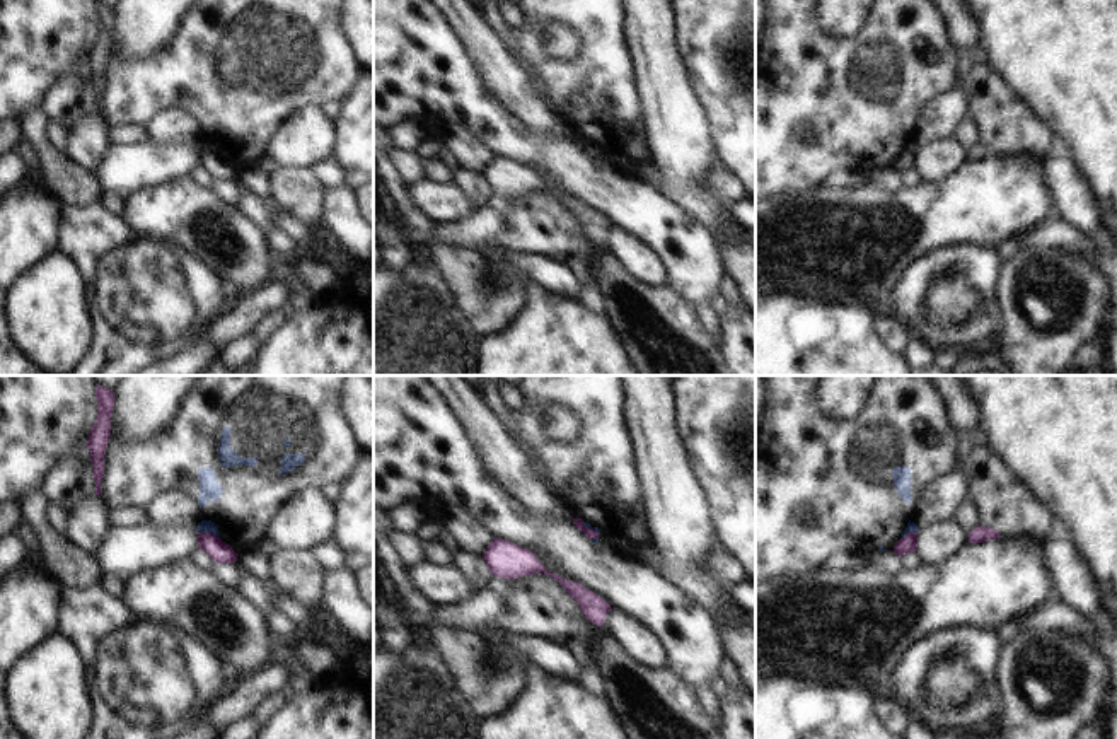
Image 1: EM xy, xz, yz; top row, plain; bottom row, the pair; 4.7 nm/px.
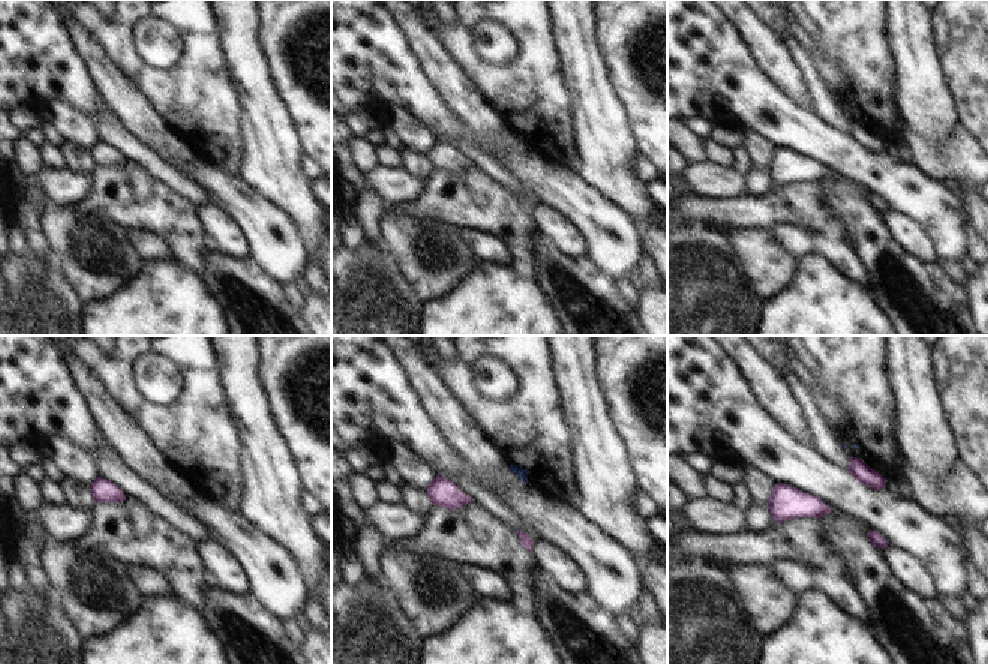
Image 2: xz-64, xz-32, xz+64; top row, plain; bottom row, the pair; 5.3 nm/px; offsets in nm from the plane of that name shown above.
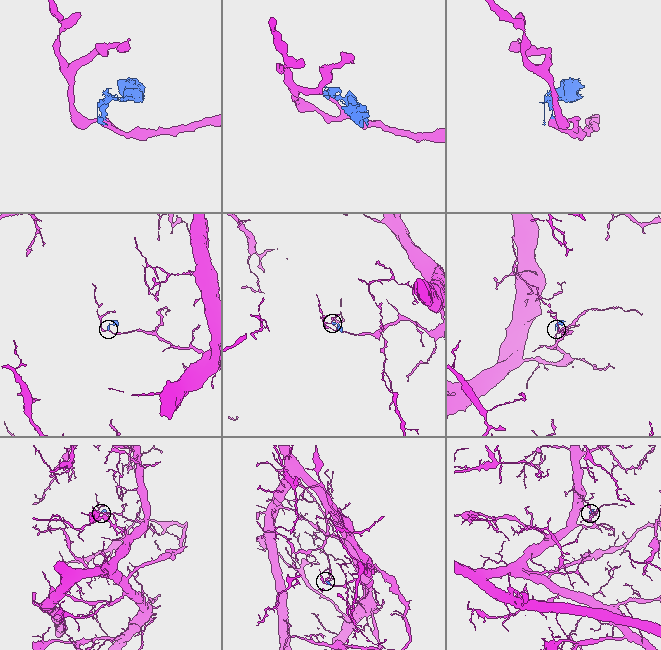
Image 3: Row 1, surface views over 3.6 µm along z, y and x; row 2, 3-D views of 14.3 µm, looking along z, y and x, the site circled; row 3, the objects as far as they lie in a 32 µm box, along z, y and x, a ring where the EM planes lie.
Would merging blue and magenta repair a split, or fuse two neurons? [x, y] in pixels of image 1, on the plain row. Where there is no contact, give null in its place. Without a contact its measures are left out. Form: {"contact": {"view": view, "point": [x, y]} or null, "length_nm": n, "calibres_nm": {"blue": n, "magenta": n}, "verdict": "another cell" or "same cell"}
{"contact": {"view": "xy", "point": [208, 149]}, "length_nm": 110, "calibres_nm": {"blue": 60, "magenta": 100}, "verdict": "another cell"}

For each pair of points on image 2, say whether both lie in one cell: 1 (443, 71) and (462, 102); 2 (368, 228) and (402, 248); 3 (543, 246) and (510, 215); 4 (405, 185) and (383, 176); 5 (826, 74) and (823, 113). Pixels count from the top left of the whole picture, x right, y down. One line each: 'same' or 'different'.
1: same
2: different
3: different
4: same
5: different

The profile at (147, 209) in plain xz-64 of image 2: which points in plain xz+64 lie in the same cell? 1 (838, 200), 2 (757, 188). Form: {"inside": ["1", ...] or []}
{"inside": []}

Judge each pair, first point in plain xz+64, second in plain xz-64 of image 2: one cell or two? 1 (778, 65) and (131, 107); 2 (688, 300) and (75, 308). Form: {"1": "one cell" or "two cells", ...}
{"1": "one cell", "2": "one cell"}

